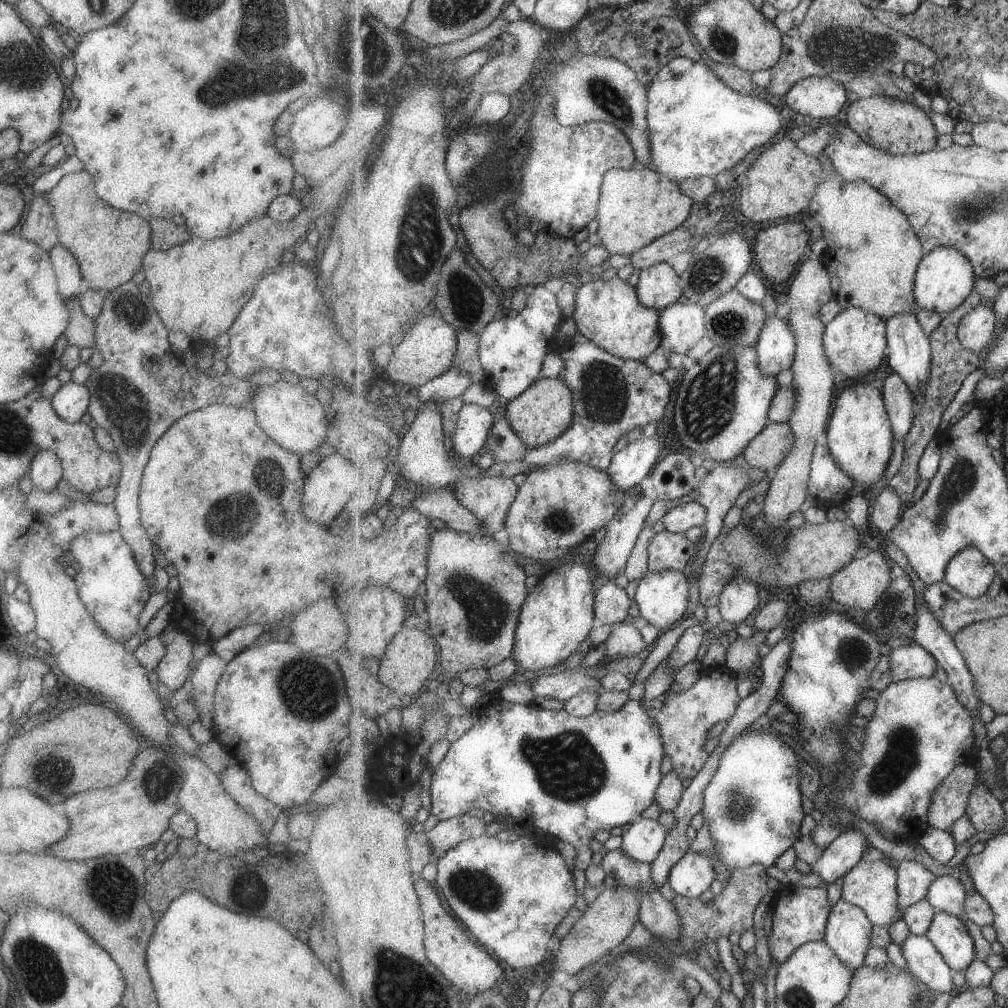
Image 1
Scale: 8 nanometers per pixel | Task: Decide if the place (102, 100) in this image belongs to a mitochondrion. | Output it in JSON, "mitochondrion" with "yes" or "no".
{"mitochondrion":"no"}

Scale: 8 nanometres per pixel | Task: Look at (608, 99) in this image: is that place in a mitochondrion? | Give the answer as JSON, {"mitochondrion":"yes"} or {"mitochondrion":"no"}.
{"mitochondrion":"yes"}

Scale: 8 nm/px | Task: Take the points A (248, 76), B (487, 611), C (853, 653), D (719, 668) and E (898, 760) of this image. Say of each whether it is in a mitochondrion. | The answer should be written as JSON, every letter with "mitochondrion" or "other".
{"A":"mitochondrion","B":"mitochondrion","C":"mitochondrion","D":"other","E":"mitochondrion"}

